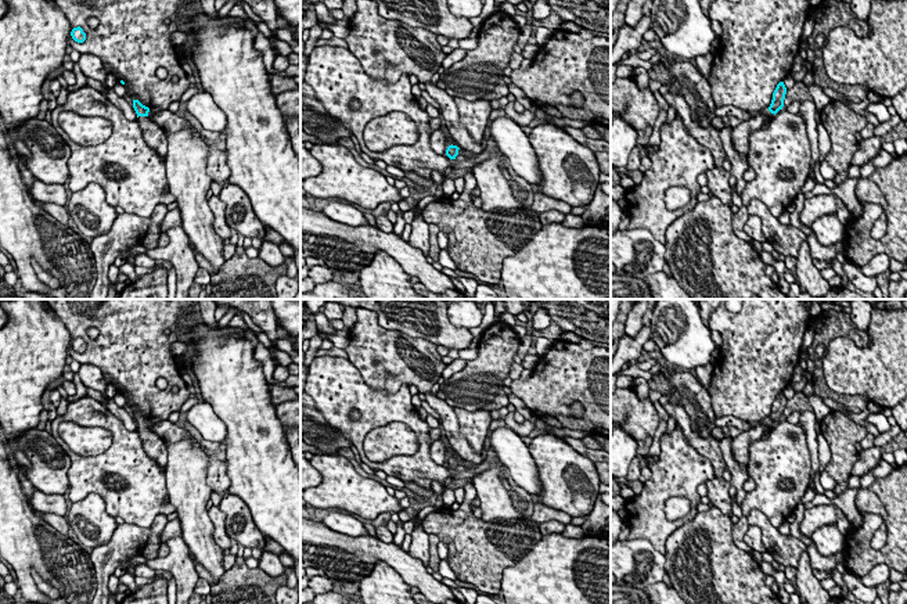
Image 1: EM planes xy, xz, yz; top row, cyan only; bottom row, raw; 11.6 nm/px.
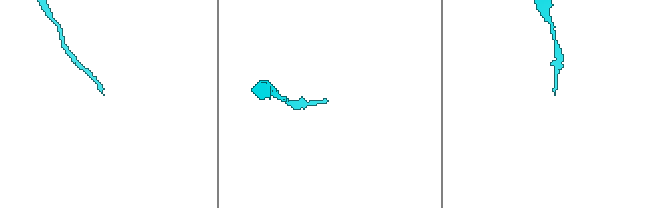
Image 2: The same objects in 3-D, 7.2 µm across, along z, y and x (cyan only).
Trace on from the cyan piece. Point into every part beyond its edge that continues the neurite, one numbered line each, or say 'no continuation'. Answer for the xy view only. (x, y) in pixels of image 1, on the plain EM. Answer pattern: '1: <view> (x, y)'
1: xy (154, 446)

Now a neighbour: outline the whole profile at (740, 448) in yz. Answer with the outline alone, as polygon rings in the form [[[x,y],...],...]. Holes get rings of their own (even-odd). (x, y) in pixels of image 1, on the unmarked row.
[[[769,420],[756,423],[749,431],[733,438],[731,453],[734,460],[748,468],[749,445],[763,436],[767,429],[774,429],[774,427]]]

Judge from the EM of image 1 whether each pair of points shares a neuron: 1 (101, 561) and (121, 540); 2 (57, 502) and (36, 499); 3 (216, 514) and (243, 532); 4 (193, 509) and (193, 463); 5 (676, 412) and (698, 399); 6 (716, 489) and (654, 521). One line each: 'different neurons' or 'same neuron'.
1: same neuron
2: same neuron
3: different neurons
4: same neuron
5: different neurons
6: different neurons

